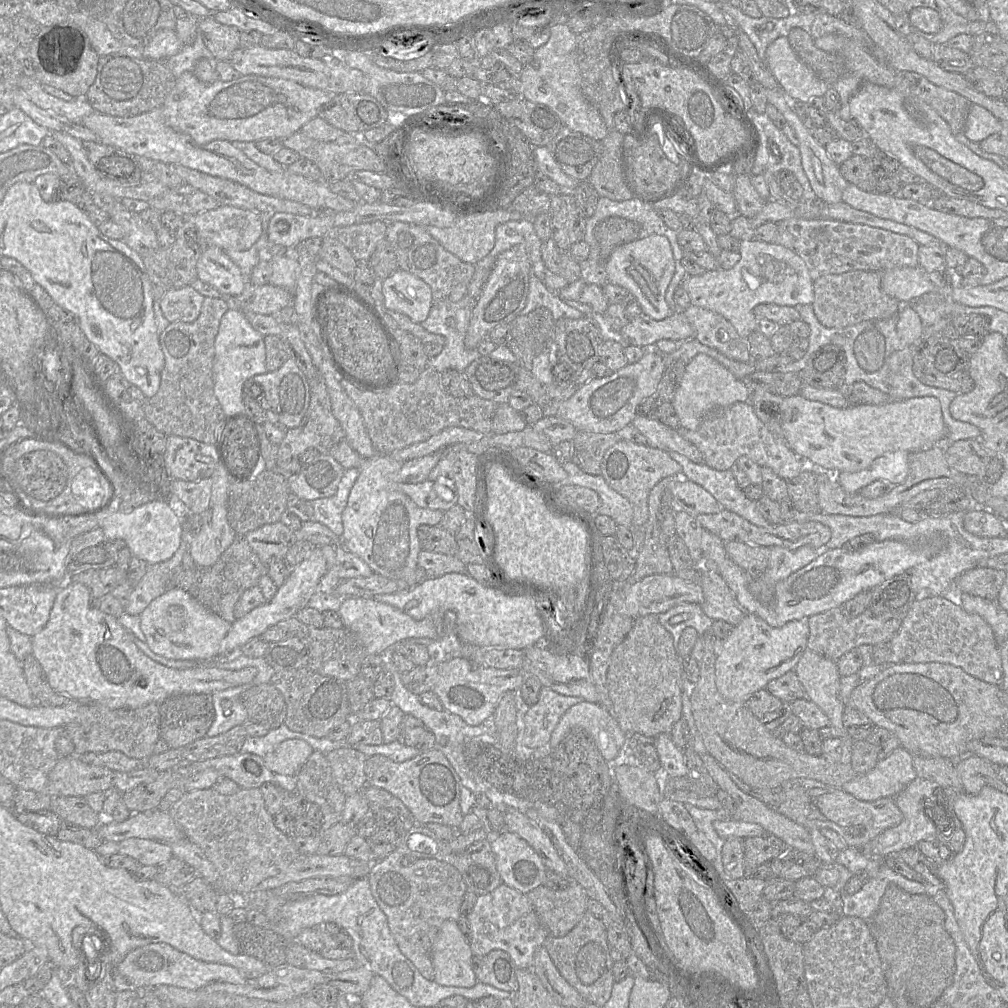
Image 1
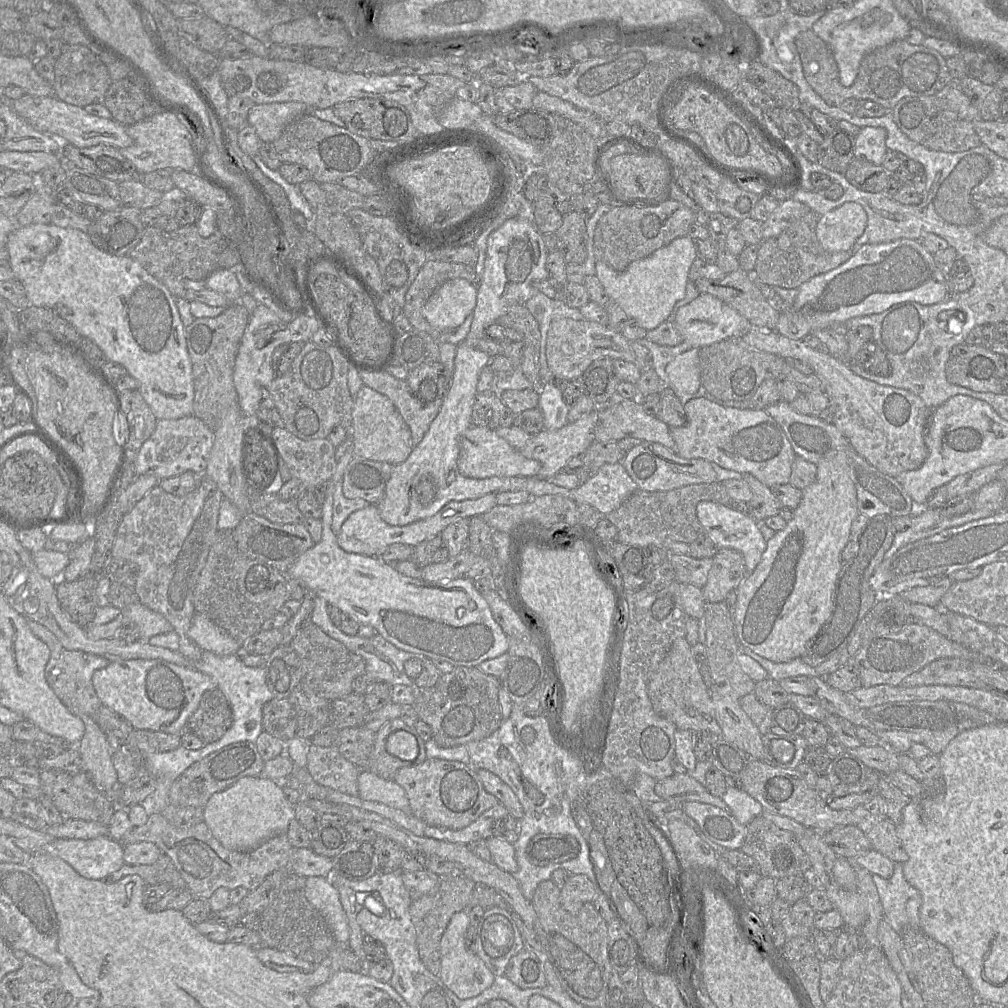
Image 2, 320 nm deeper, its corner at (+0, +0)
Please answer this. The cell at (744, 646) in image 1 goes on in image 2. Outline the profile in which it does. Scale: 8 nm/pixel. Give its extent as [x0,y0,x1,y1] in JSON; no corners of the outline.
[734,451,859,662]

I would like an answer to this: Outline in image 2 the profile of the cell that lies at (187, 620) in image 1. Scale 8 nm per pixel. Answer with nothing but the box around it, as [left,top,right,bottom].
[187,613,242,656]

